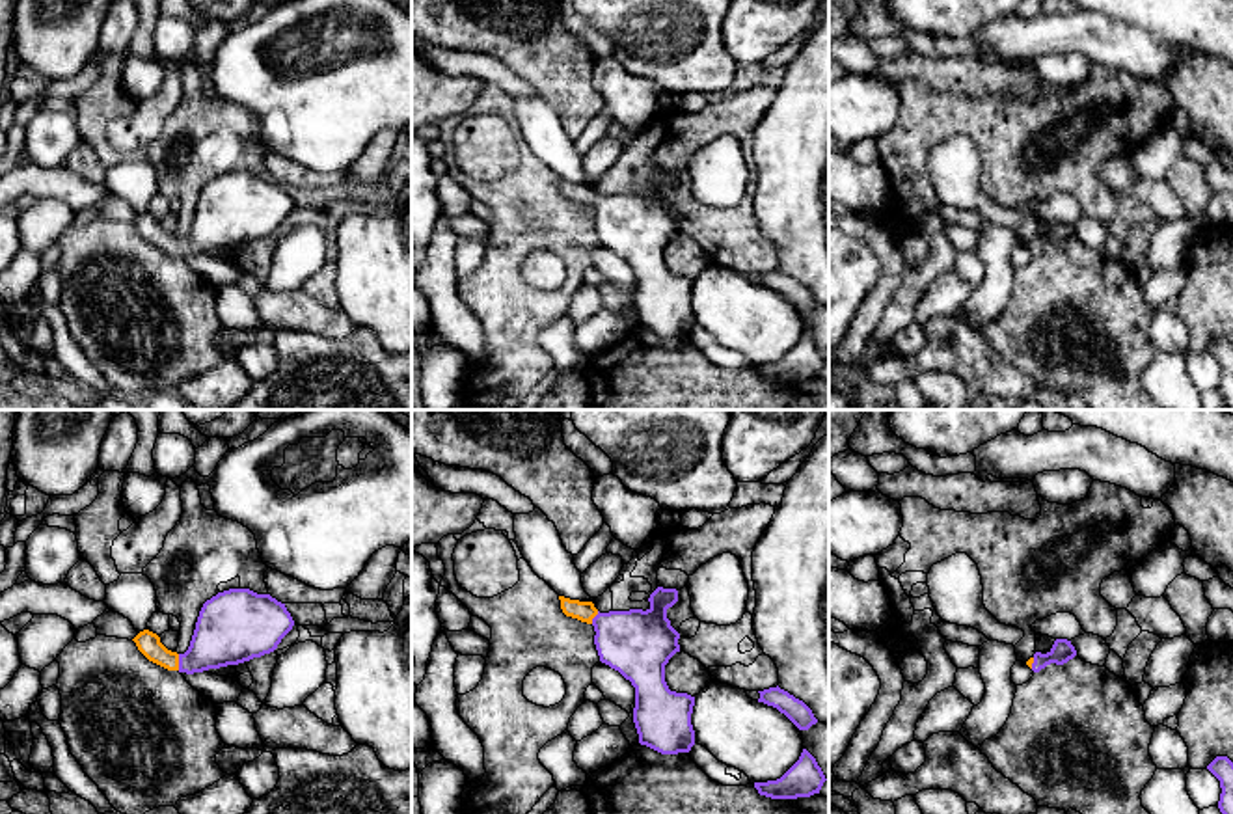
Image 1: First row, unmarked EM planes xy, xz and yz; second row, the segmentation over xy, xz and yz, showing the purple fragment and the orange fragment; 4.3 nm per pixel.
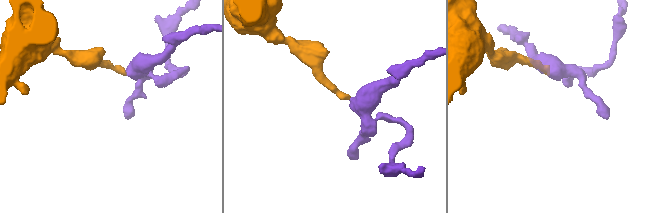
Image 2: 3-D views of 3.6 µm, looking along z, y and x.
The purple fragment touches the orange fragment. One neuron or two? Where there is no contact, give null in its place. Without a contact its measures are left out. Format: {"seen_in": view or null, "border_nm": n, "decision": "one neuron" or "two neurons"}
{"seen_in": "xy", "border_nm": 70, "decision": "one neuron"}

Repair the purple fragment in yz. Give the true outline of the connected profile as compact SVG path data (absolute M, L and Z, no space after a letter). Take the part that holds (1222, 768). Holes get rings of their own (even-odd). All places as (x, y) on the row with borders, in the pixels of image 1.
M1216 756L1207 769L1220 780L1220 812L1233 814L1233 762L1227 756Z

